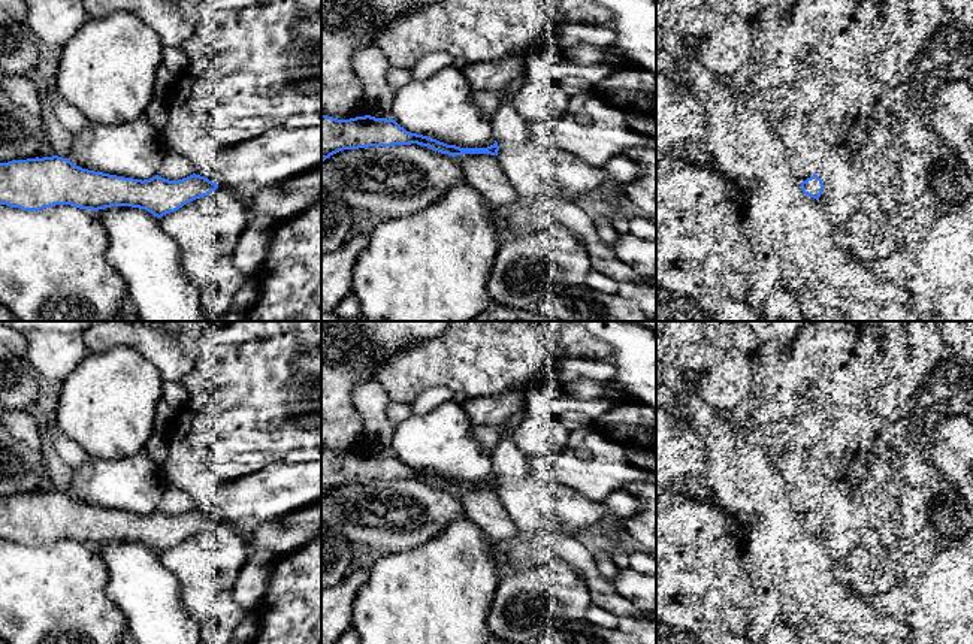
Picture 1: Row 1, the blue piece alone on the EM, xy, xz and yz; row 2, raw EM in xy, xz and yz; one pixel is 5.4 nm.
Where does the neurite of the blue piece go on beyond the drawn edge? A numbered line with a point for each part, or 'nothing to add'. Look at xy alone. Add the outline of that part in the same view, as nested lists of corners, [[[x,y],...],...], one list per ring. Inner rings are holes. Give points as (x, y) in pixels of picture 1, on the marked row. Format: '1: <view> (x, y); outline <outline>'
1: xy (283, 153); outline [[[321,126],[275,129],[257,139],[223,148],[205,164],[205,176],[241,197],[321,167]]]

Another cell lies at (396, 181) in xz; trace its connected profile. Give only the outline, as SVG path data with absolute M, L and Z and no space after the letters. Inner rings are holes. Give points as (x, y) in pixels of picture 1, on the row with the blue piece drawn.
M417 143L344 149L321 161L321 188L339 196L356 211L387 220L426 209L459 182L466 181L456 157Z

